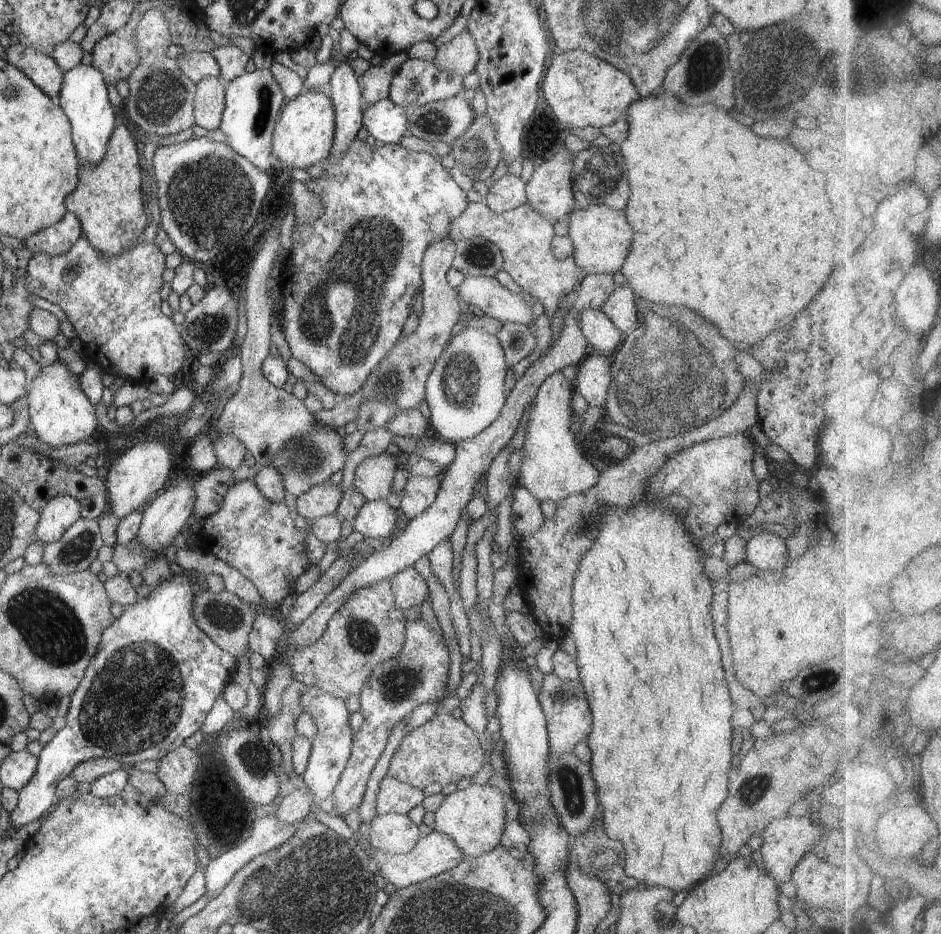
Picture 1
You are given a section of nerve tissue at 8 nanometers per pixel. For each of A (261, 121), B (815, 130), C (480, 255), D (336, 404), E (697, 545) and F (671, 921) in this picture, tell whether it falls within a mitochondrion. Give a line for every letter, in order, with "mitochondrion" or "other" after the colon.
A: mitochondrion
B: other
C: mitochondrion
D: other
E: other
F: other

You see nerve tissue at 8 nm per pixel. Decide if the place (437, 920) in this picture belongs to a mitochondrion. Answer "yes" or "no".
yes

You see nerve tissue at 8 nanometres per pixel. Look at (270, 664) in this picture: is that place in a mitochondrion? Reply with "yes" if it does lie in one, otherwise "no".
no

